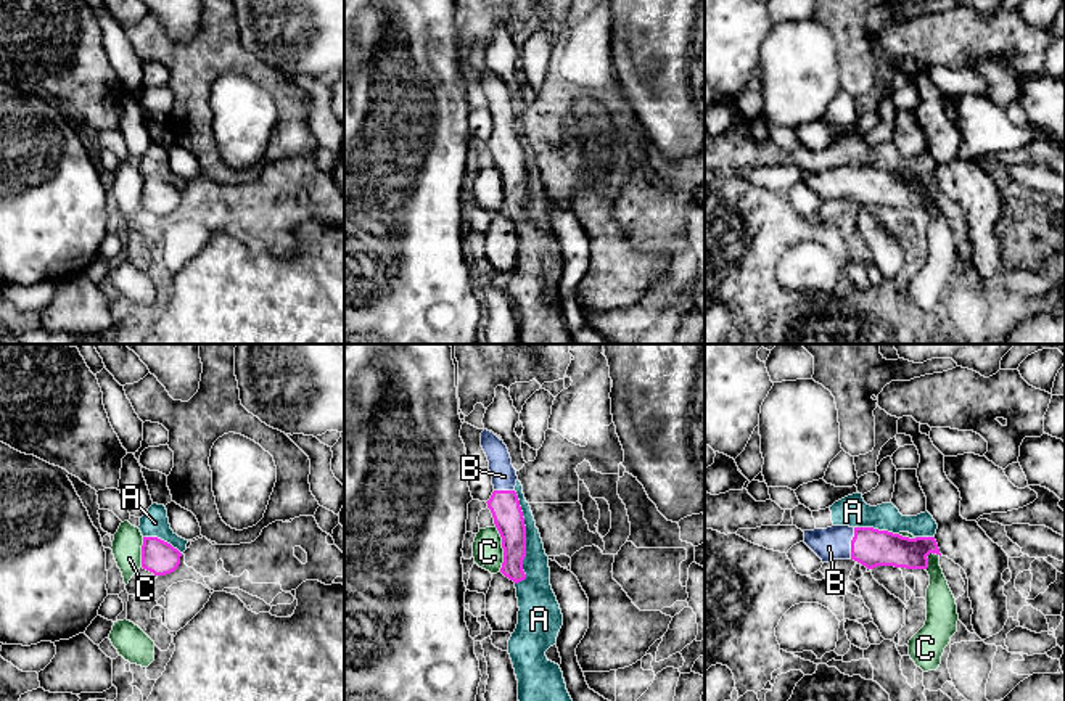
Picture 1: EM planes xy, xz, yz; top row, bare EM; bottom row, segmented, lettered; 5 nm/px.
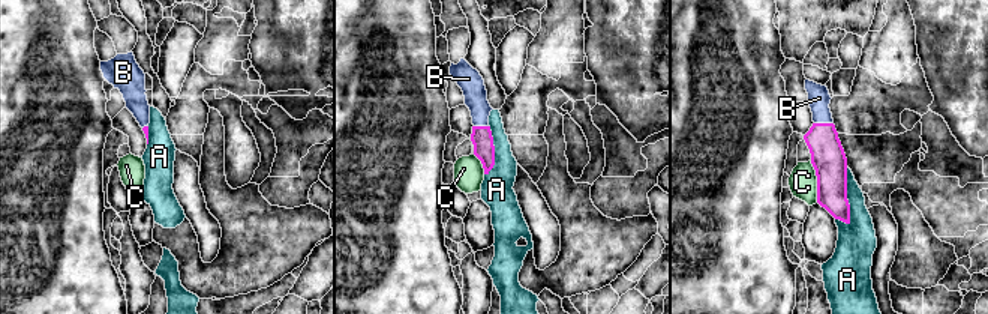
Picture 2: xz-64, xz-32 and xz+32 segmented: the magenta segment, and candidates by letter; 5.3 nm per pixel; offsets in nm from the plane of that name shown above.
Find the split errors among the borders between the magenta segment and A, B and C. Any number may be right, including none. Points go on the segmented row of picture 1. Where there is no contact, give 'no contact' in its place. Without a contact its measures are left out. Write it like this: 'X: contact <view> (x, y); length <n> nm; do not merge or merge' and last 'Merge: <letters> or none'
A: contact xz (525, 539); length 480 nm; do not merge
B: contact yz (851, 544); length 160 nm; merge
C: contact xz (502, 547); length 240 nm; do not merge
Merge: B

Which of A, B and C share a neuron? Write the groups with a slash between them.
A / B / C

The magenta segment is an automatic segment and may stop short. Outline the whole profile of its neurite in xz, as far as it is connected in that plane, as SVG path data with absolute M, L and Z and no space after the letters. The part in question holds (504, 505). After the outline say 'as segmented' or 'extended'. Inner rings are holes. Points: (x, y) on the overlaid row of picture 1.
M481 432L481 447L489 461L494 492L486 502L492 513L494 524L502 537L504 563L500 572L515 584L526 579L523 560L526 556L526 526L520 506L516 486L516 469L507 445L494 432Z; extended

